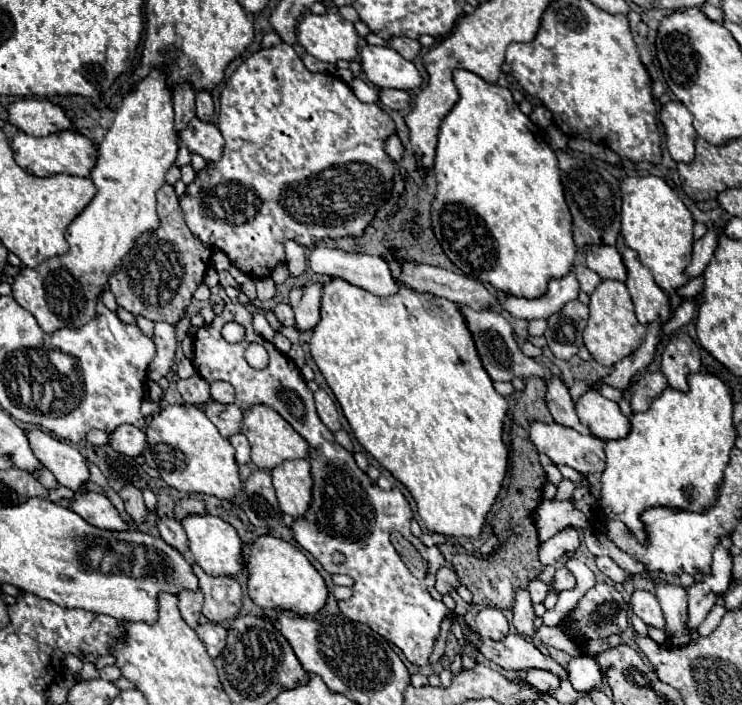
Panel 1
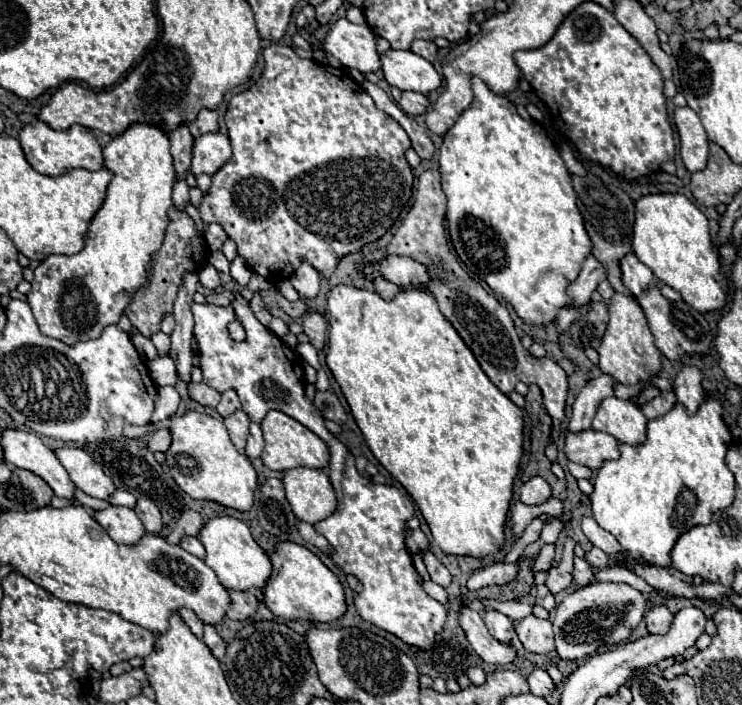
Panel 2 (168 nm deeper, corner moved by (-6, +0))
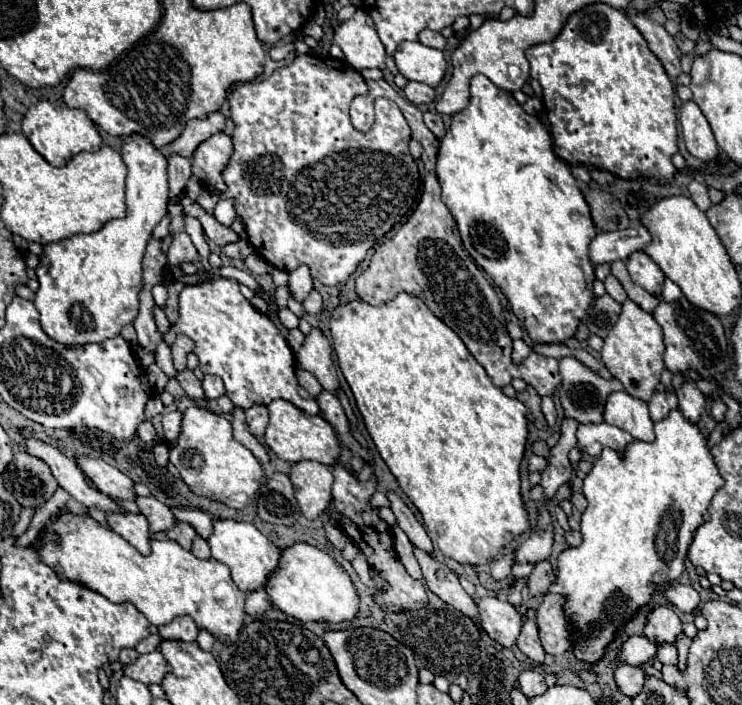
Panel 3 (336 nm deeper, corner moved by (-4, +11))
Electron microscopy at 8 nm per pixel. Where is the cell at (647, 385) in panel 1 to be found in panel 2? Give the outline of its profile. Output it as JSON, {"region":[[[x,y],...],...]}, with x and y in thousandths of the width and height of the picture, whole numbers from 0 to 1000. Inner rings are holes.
{"region":[[[891,555],[883,566],[877,566],[875,572],[869,572],[864,577],[864,586],[872,591],[872,594],[883,594],[883,591],[891,591],[896,589],[899,583],[904,583],[904,577],[910,574],[912,563],[907,555]]]}

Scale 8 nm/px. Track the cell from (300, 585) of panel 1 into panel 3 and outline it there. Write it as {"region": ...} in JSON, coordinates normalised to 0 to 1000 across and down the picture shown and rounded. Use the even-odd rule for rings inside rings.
{"region":[[[395,772],[381,780],[381,794],[427,794],[427,800],[376,800],[376,806],[360,823],[357,840],[363,840],[368,857],[406,882],[473,882],[484,868],[484,843],[462,809],[441,783],[433,783],[416,772]]]}

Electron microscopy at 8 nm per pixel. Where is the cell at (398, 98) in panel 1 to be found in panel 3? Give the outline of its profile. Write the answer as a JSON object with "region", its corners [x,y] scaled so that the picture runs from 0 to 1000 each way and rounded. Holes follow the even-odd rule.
{"region":[[[551,116],[543,130],[546,130],[549,142],[562,150],[573,150],[573,148],[586,145],[586,125],[567,119],[567,116]]]}

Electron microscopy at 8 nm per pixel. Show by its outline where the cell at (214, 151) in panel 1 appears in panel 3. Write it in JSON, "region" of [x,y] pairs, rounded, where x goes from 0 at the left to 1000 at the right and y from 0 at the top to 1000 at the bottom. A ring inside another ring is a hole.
{"region":[[[292,190],[276,199],[260,221],[260,247],[274,258],[290,264],[295,272],[303,270],[301,258],[301,241],[314,218],[314,204],[306,190]]]}

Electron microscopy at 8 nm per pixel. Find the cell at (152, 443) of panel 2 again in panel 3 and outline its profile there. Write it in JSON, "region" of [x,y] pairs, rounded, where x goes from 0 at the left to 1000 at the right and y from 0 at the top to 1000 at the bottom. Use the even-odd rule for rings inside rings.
{"region":[[[233,582],[233,584],[220,587],[220,616],[222,616],[222,624],[228,630],[236,630],[239,621],[241,621],[244,593],[247,593],[247,587],[241,582]]]}

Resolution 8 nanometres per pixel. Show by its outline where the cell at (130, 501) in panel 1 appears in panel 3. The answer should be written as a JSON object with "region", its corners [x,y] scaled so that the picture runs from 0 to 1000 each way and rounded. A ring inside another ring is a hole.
{"region":[[[185,706],[182,709],[190,729],[201,738],[204,755],[217,755],[217,752],[228,752],[239,743],[233,726],[228,723],[228,718],[222,718],[220,712],[214,712],[212,706]]]}

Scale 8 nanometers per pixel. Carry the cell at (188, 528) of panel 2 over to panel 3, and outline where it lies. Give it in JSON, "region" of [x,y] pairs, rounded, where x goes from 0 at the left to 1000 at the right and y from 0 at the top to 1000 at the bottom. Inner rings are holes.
{"region":[[[239,740],[239,746],[225,752],[220,757],[220,763],[239,769],[249,780],[257,780],[257,772],[260,772],[260,763],[263,763],[263,752],[255,743],[249,743],[249,740]]]}

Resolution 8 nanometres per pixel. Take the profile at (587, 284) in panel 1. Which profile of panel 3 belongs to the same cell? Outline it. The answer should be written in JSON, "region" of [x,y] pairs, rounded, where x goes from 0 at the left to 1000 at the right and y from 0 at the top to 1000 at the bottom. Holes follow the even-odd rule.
{"region":[[[818,391],[815,394],[815,409],[818,409],[818,417],[821,420],[826,420],[832,428],[842,428],[845,426],[845,417],[842,417],[842,411],[840,411],[840,406],[837,406],[837,400],[829,394],[829,391]]]}

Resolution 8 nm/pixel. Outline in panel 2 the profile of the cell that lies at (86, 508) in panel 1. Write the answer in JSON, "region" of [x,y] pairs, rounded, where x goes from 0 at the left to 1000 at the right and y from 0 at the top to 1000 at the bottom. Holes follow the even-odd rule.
{"region":[[[144,719],[128,725],[128,739],[147,756],[147,762],[166,773],[179,773],[195,759],[190,736],[174,719]]]}

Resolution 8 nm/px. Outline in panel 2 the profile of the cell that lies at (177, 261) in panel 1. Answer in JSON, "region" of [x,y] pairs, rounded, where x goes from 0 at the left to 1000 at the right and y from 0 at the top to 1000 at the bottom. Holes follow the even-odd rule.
{"region":[[[230,294],[228,296],[228,319],[225,319],[225,328],[222,328],[222,339],[220,339],[214,356],[209,356],[204,362],[204,370],[201,370],[201,379],[198,379],[198,399],[195,399],[195,404],[190,404],[179,416],[179,421],[177,421],[177,427],[174,427],[171,438],[168,438],[174,455],[195,478],[212,472],[217,467],[220,450],[233,441],[233,427],[239,424],[239,413],[247,404],[249,387],[268,384],[279,373],[279,367],[282,367],[282,350],[276,345],[274,330],[265,325],[263,313],[252,302],[247,302],[244,296]]]}

